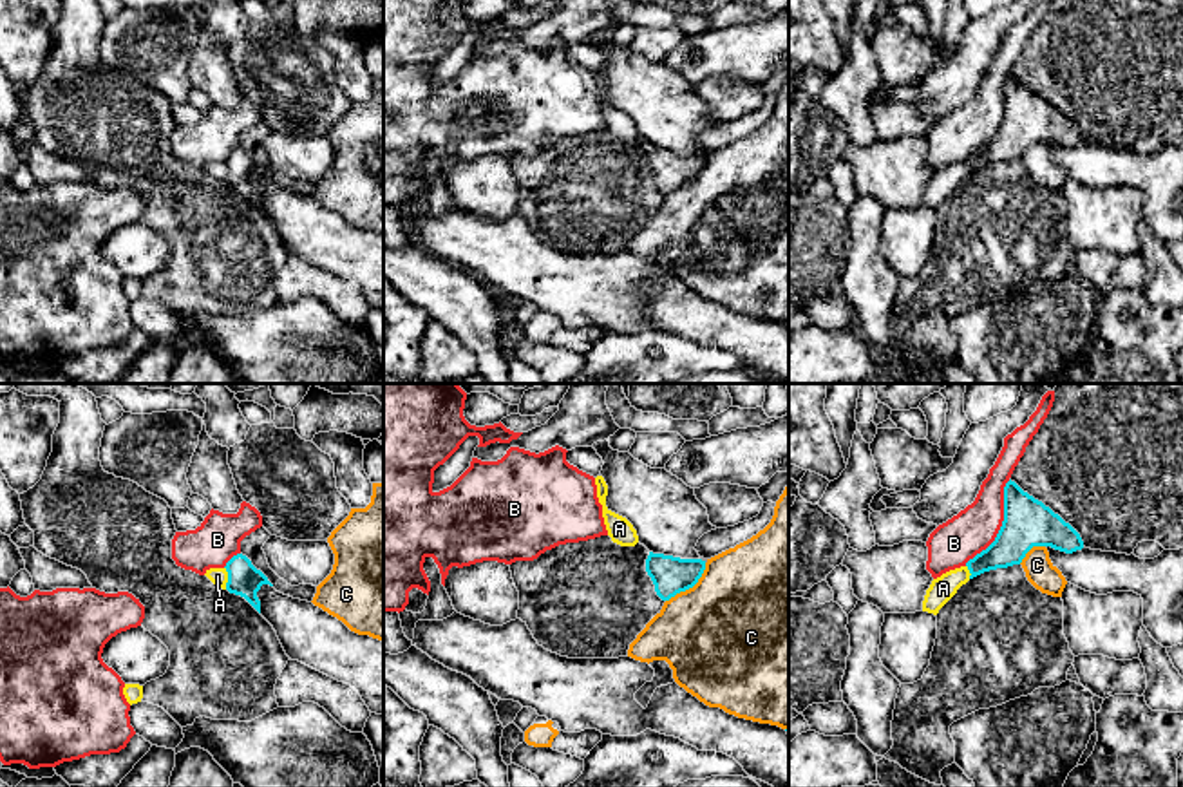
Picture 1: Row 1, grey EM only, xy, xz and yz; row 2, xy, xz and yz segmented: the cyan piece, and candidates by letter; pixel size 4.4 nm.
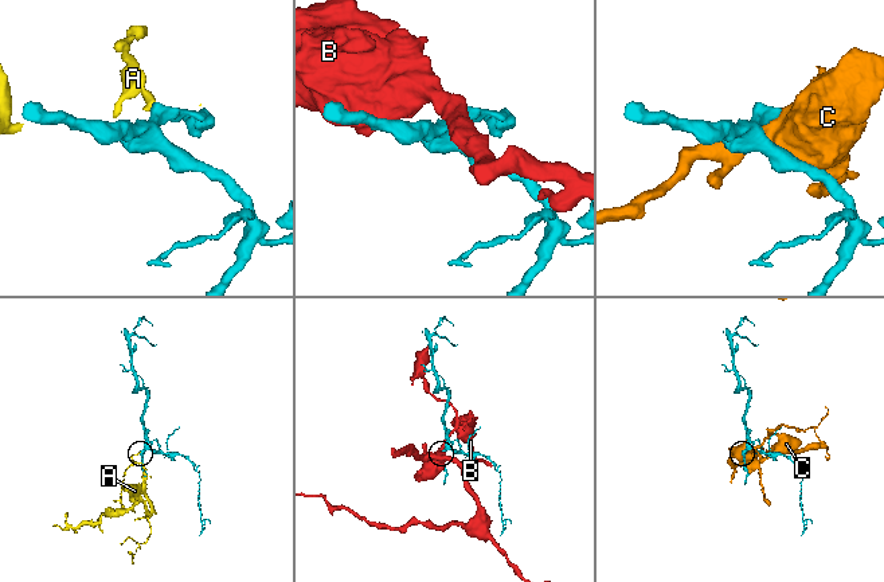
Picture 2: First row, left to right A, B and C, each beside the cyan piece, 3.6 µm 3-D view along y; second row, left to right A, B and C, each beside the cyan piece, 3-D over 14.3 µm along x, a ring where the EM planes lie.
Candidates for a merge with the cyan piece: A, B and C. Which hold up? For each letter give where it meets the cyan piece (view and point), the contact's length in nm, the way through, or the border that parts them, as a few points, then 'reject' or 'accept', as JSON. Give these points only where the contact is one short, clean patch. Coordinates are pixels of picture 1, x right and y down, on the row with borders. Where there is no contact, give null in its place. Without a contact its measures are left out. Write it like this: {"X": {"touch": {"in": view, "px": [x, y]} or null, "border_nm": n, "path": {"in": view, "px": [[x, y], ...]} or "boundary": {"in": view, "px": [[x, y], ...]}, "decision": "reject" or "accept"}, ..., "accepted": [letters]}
{"A": {"touch": {"in": "xy", "px": [228, 578]}, "border_nm": 100, "boundary": {"in": "xy", "px": [[225, 567], [227, 588]]}, "decision": "reject"}, "B": {"touch": {"in": "yz", "px": [1003, 525]}, "border_nm": 440, "decision": "reject"}, "C": {"touch": {"in": "xz", "px": [690, 587]}, "border_nm": 260, "decision": "reject"}, "accepted": []}

